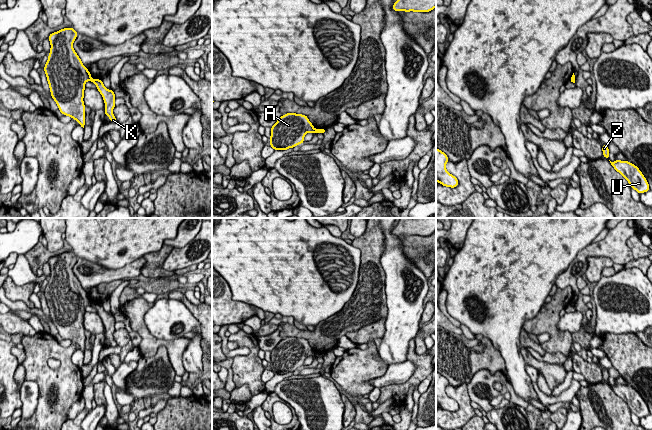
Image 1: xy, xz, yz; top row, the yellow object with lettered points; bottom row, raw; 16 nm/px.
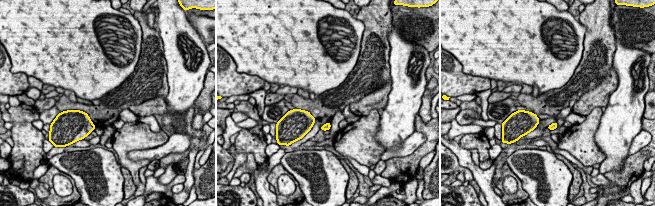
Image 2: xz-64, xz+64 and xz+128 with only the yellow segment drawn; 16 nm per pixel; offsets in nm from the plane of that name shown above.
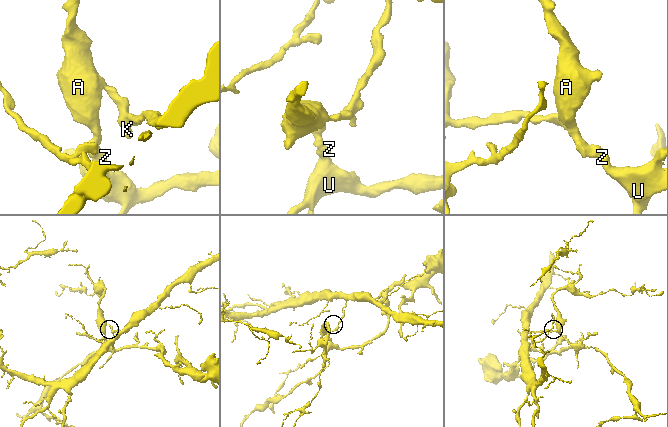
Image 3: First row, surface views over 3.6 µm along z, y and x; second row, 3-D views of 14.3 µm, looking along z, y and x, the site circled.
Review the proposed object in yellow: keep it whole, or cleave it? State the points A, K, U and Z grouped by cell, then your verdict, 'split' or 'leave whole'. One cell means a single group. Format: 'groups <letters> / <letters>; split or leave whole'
groups A U Z / K; split

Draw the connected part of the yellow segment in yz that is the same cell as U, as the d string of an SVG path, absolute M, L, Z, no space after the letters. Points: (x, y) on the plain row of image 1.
M615 384L611 386L614 393L619 396L629 407L630 411L636 414L639 418L650 414L649 407L640 395L640 393L633 387L628 385Z

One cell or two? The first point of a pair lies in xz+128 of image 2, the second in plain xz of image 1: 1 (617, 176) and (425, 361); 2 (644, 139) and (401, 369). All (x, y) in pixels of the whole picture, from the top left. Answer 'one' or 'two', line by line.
1: one
2: one

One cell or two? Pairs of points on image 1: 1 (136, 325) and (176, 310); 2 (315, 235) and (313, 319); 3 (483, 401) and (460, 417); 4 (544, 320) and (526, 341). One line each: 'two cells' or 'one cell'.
1: two cells
2: one cell
3: two cells
4: two cells

